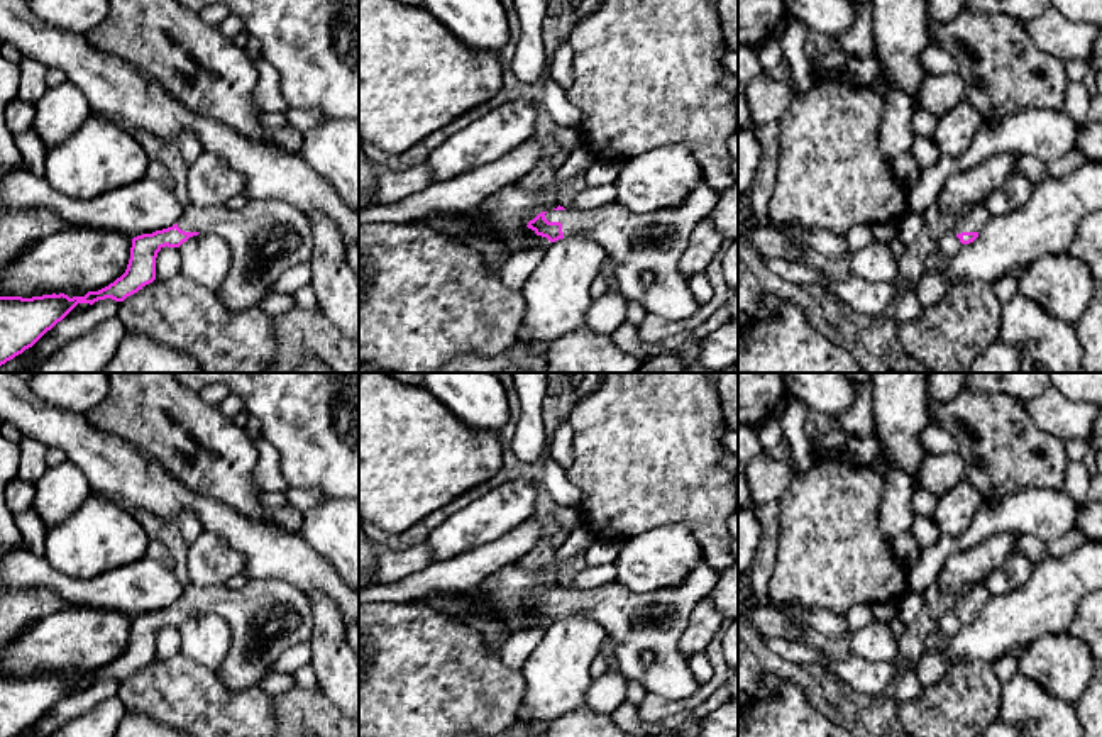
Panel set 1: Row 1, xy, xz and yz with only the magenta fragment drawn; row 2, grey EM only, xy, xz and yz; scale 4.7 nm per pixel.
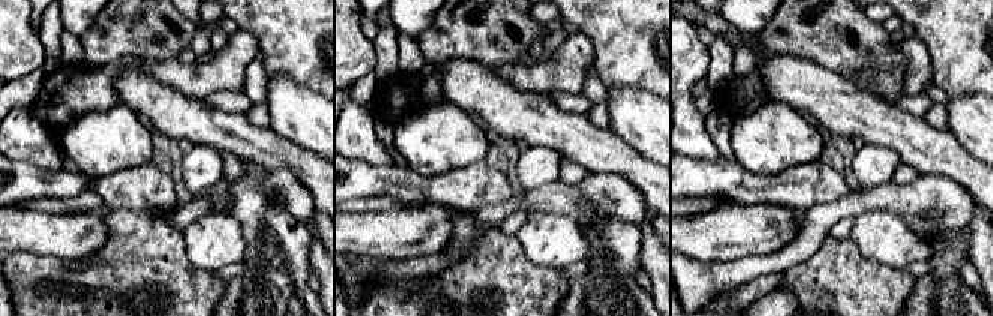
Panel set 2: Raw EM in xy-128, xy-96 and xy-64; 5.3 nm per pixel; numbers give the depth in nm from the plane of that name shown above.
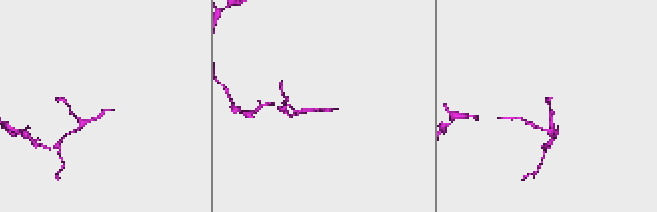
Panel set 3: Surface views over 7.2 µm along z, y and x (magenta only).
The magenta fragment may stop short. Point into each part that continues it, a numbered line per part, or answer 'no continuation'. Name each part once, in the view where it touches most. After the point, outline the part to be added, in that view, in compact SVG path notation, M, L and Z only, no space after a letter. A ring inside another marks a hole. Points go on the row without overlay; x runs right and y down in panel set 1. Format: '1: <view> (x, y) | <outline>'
1: xz (645, 627) | M701 561L686 581L648 593L635 593L611 581L584 590L552 590L545 598L560 601L564 617L589 615L613 639L614 657L626 679L640 683L647 693L679 701L694 695L701 683L689 669L687 657L677 649L677 642L689 623L691 612L709 596L716 583L716 571Z

